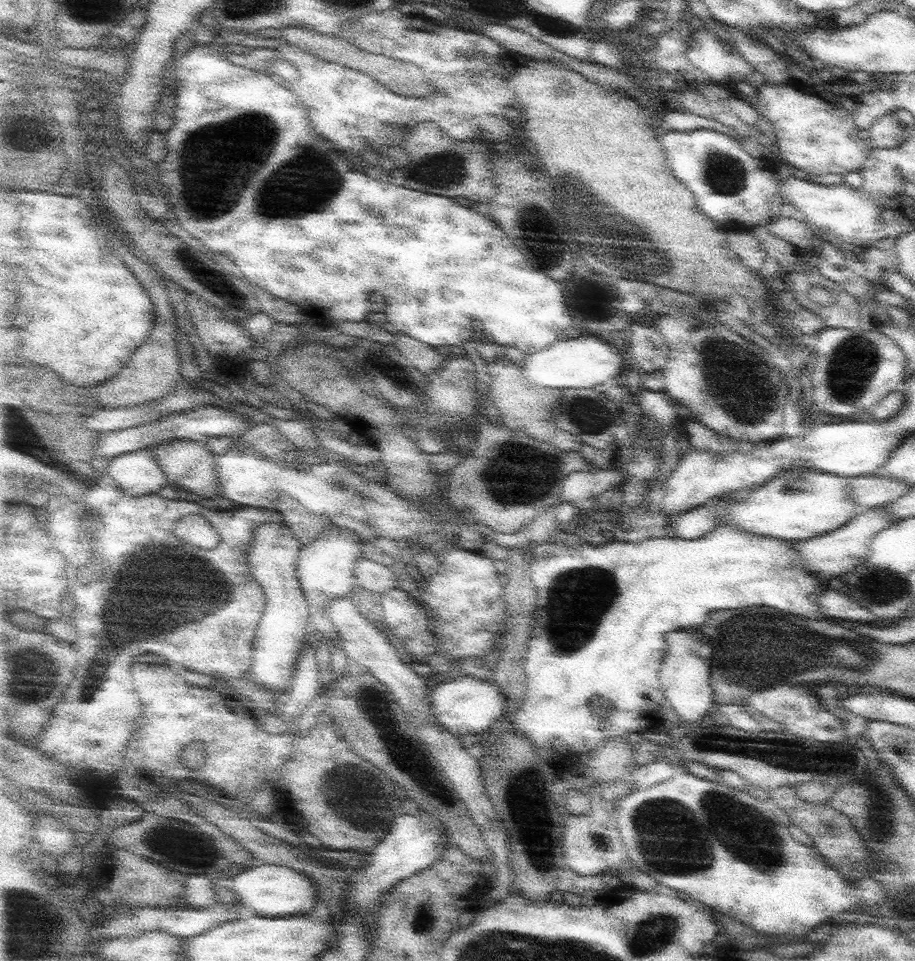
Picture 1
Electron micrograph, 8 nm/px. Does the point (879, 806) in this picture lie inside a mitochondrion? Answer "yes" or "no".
no

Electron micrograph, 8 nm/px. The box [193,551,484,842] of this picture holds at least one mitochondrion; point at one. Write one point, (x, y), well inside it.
(368, 697)

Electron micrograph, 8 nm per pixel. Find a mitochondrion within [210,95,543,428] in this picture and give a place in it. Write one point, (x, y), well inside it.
(440, 170)

